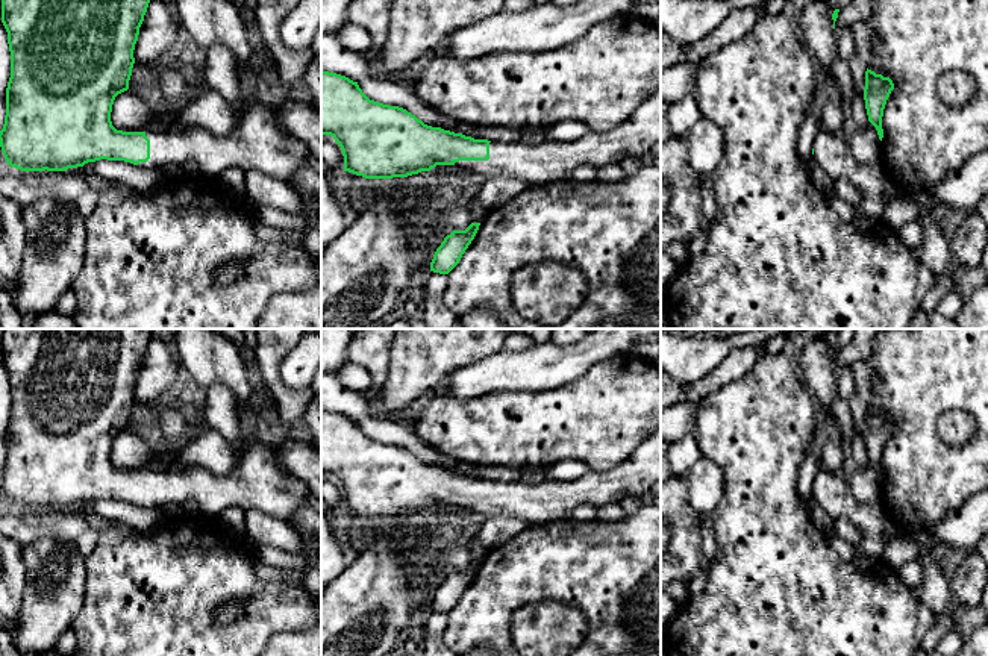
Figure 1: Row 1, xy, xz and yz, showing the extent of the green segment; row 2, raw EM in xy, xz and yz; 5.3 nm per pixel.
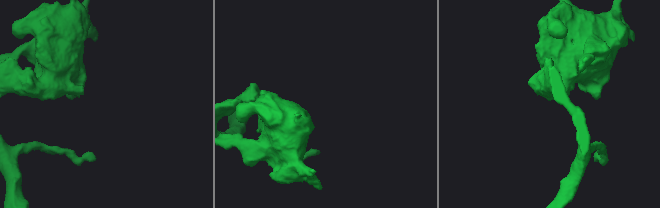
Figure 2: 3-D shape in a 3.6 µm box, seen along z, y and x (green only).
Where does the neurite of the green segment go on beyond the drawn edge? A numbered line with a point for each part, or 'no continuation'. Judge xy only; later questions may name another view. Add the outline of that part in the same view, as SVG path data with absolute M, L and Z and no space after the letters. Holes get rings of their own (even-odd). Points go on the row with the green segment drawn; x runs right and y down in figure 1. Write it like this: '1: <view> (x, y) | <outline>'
1: xy (256, 143) | M259 100L245 108L241 121L227 136L211 135L200 126L186 127L180 133L145 132L145 136L150 139L150 159L138 165L168 173L179 173L186 162L195 162L203 176L218 177L229 167L238 167L288 182L300 167L309 164L309 145L292 133L280 130L271 109Z

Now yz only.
1: yz (831, 152) | M820 132L814 141L812 159L833 180L847 179L862 191L864 201L859 211L864 218L882 218L882 211L888 205L888 176L880 174L876 164L859 164L850 155L844 136Z

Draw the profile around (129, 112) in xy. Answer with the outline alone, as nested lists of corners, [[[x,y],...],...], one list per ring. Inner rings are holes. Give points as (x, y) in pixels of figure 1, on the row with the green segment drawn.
[[[130,91],[118,94],[111,112],[112,126],[123,132],[152,132],[161,123],[149,105]]]

